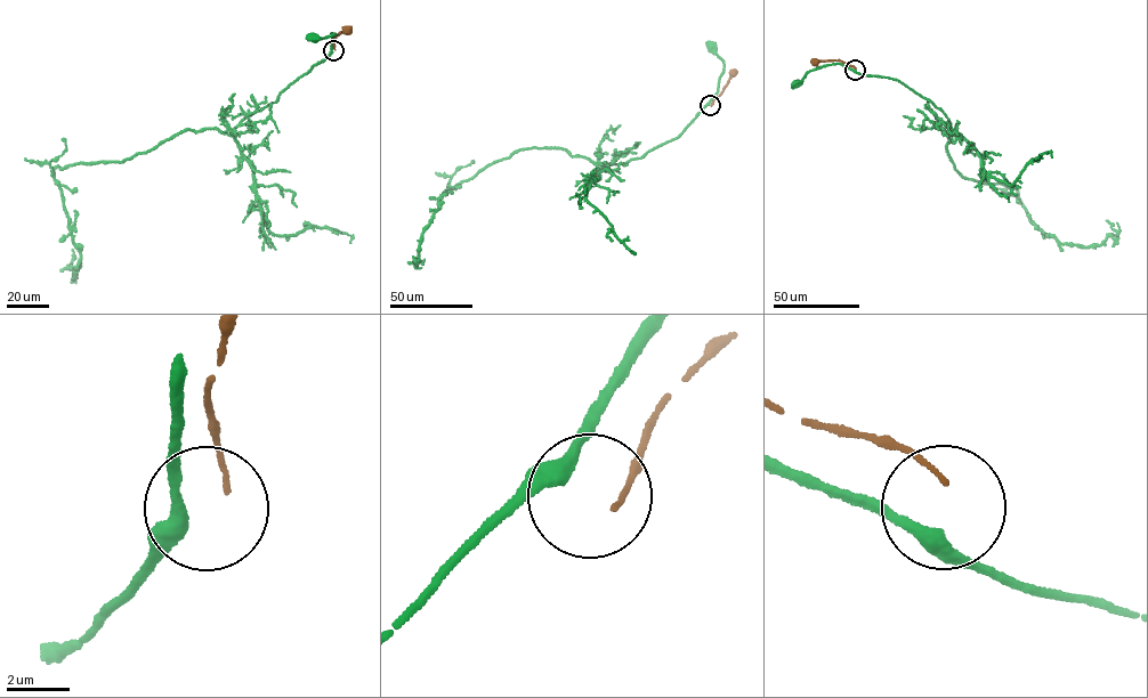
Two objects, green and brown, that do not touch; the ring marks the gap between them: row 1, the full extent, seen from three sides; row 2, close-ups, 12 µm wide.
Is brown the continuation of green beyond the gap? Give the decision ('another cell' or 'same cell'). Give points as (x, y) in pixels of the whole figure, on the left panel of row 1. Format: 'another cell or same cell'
another cell

